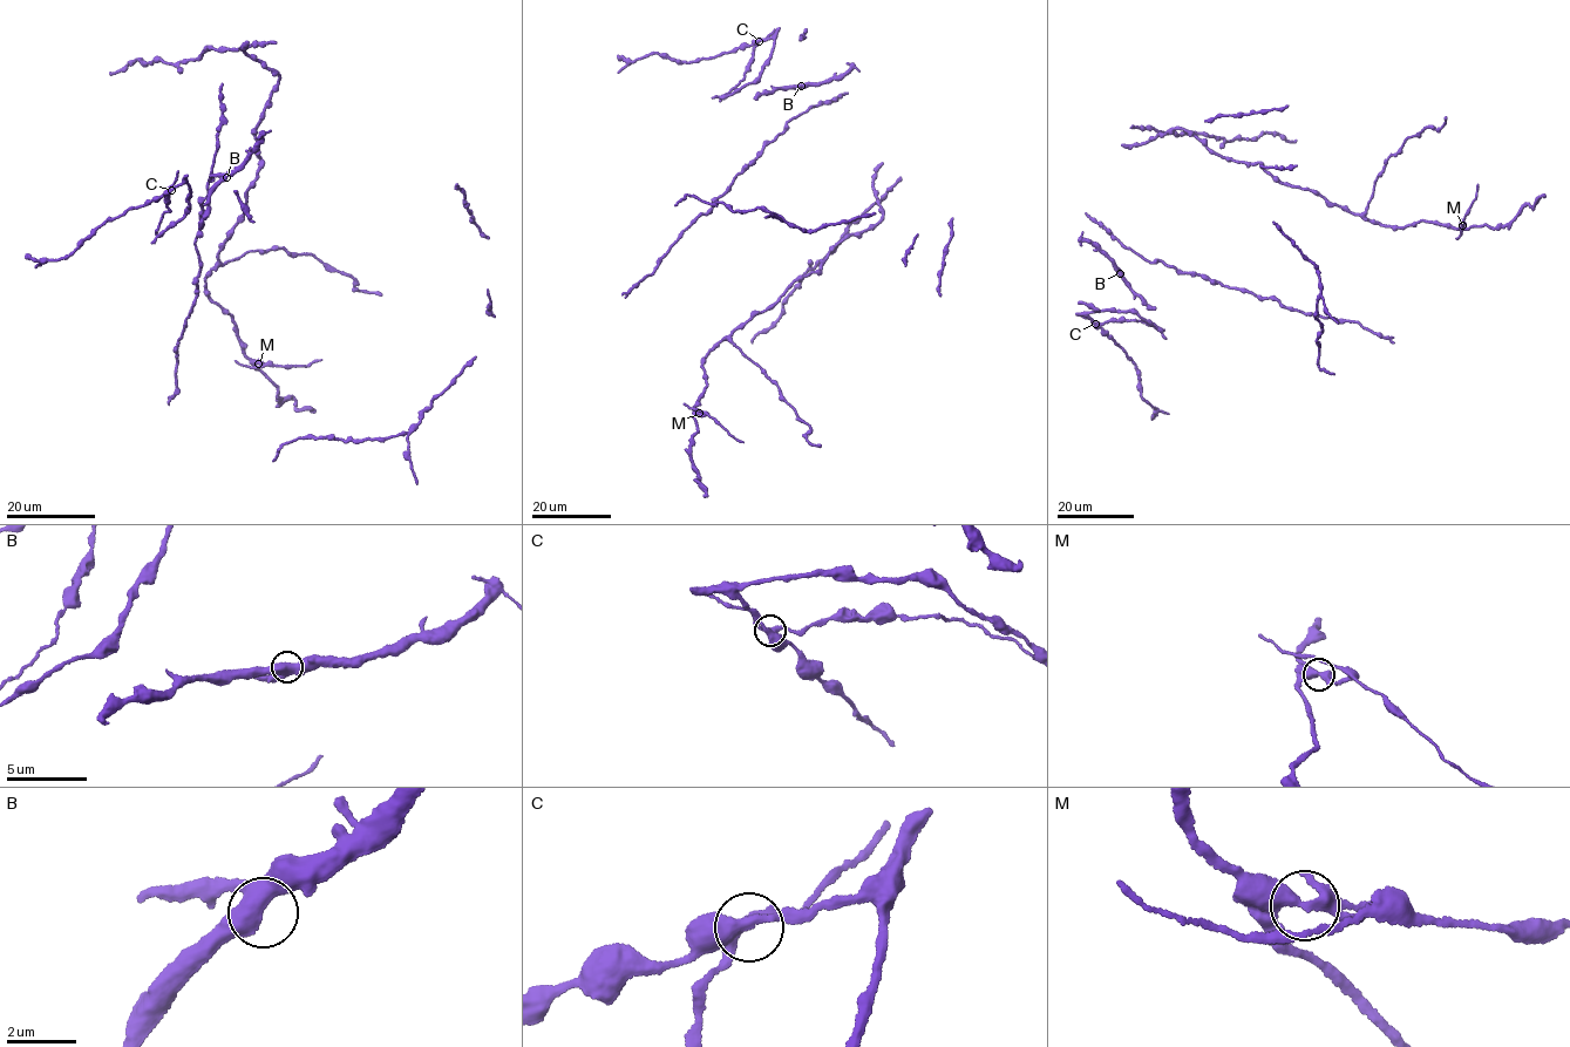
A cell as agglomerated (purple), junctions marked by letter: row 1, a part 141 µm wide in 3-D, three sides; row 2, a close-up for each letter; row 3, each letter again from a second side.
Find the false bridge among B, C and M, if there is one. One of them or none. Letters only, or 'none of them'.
M

